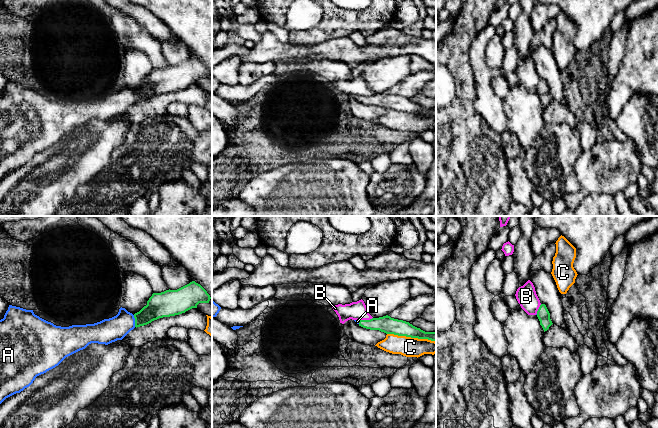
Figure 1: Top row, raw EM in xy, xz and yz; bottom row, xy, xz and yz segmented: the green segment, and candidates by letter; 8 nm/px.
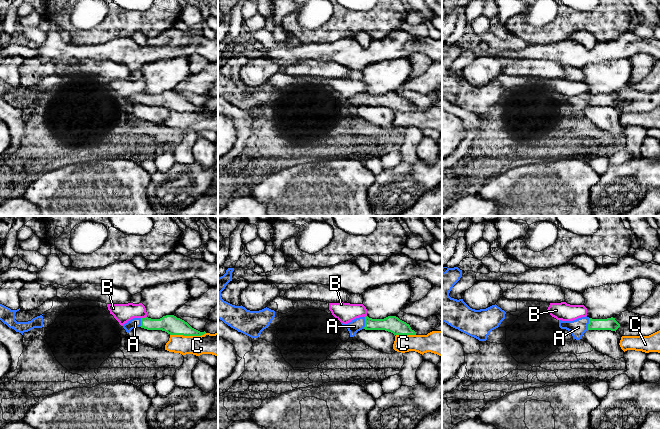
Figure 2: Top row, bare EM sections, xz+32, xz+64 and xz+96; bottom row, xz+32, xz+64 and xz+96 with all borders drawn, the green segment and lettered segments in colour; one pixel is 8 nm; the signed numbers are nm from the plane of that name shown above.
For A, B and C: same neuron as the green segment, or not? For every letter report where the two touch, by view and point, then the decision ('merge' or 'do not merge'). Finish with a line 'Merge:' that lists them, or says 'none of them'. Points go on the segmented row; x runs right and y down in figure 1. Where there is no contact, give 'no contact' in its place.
A: contact xy (135, 321); merge
B: contact xz (365, 320); do not merge
C: contact xz (411, 337); do not merge
Merge: A

